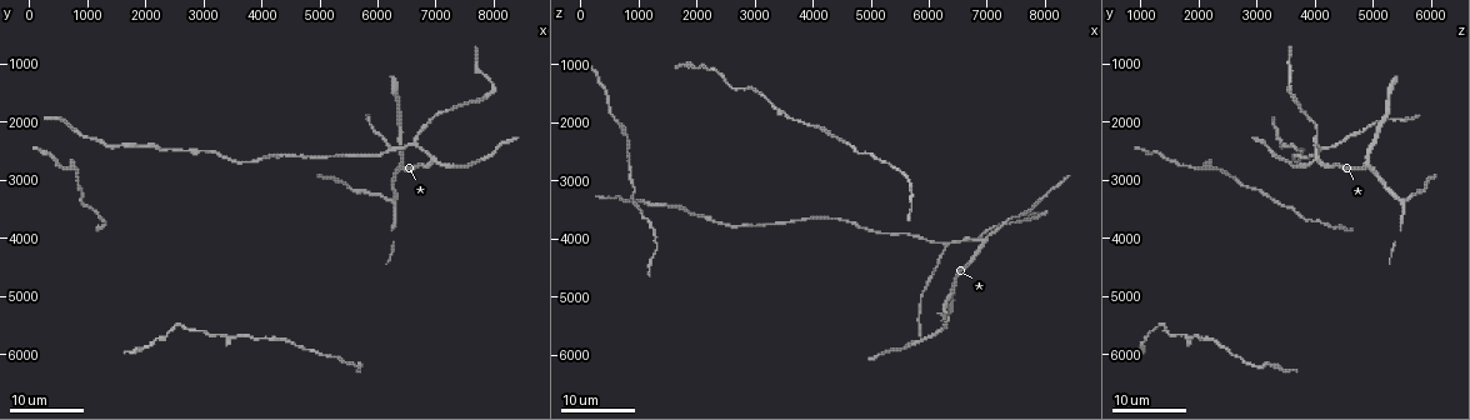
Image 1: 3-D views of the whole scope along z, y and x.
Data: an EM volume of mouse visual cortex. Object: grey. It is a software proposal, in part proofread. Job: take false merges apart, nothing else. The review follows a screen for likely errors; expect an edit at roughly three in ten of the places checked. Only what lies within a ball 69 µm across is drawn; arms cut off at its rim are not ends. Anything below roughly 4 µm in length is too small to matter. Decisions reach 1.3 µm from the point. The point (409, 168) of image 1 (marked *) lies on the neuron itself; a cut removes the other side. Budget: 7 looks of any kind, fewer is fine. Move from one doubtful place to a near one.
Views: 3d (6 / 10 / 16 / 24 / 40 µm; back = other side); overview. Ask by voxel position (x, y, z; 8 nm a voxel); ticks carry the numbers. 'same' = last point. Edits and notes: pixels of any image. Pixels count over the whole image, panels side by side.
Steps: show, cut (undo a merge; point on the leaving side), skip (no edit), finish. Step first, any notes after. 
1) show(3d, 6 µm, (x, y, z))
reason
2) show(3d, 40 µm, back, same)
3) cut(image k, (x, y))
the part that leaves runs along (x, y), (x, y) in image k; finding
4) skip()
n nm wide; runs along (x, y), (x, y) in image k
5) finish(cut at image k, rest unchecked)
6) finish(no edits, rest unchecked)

show(3d, 24 µm, (6250, 2450, 4100))

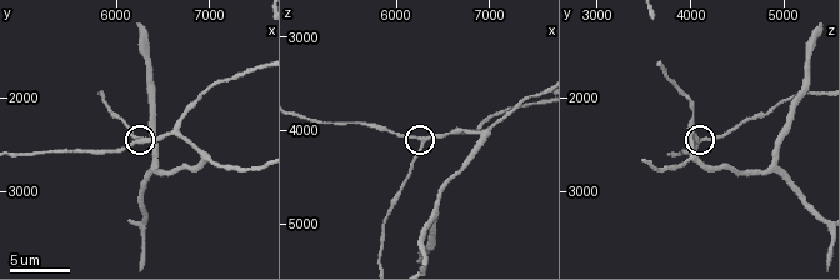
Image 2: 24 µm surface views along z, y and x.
show(3d, 10 µm, (6250, 2500, 4100))

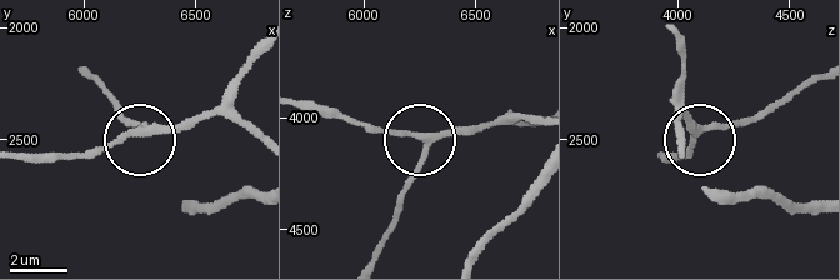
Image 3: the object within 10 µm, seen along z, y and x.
skip()
230 nm wide; runs along (253, 135), (216, 116), (159, 124), (143, 133), (116, 109) in image 3; one neuron here

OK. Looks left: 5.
show(3d, 10 µm, (6400, 2700, 4900))
three-way junction

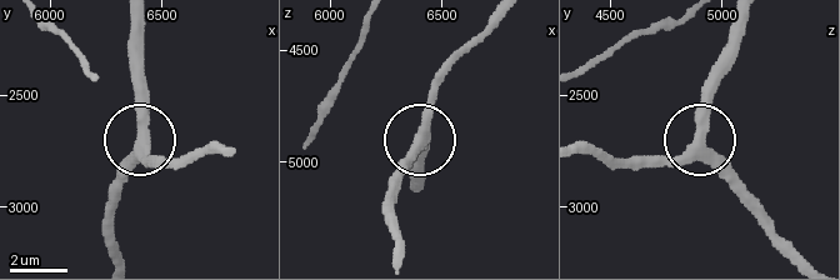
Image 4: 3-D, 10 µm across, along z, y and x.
skip()
3 arms; runs along (623, 158), (671, 158), (693, 143), (711, 66) in image 4; continuous, no second neuron

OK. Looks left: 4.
show(3d, 6 µm, (6950, 2600, 4000))
three arms meet

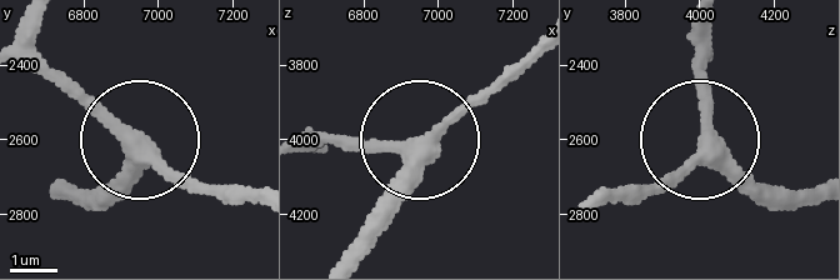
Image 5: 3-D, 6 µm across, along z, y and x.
skip()
runs along (346, 249), (410, 153), (498, 85) in image 5; continuous, no second neuron

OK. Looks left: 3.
finish(no edits, rest unchecked)

